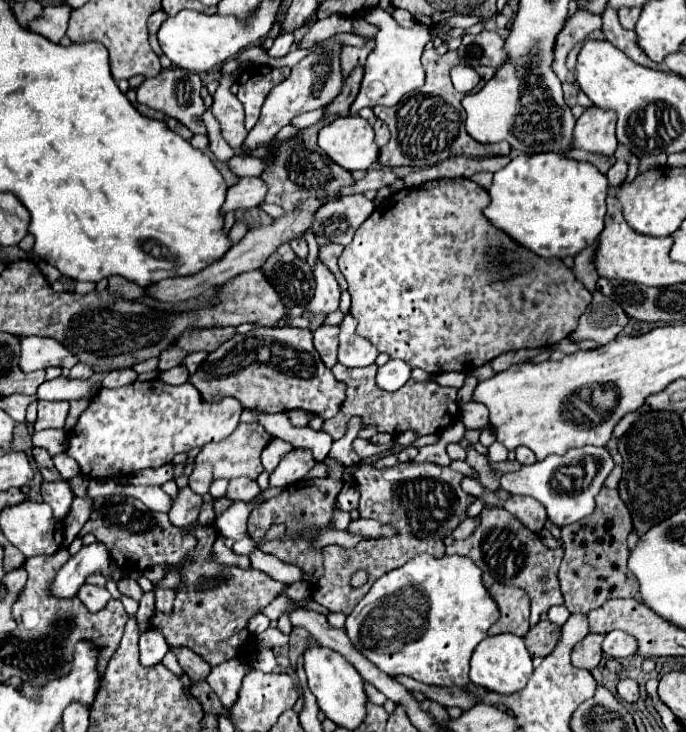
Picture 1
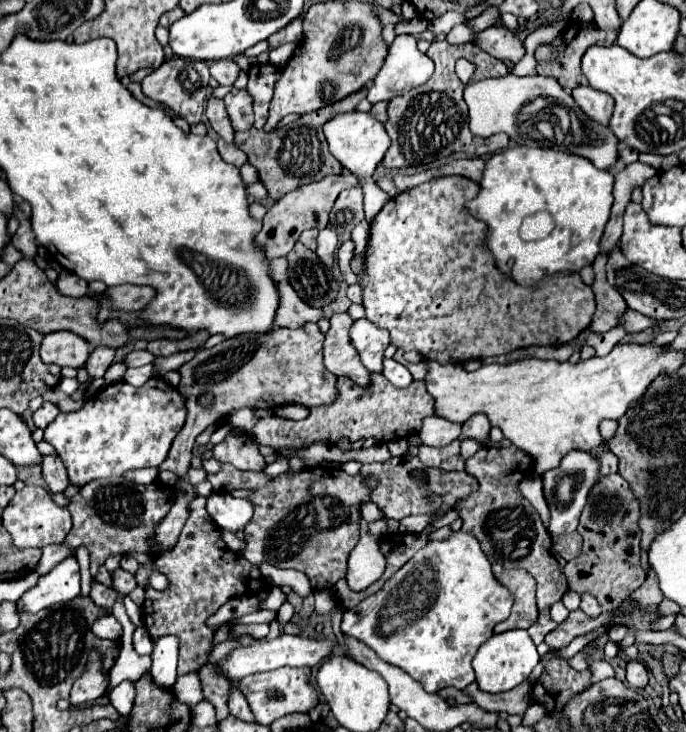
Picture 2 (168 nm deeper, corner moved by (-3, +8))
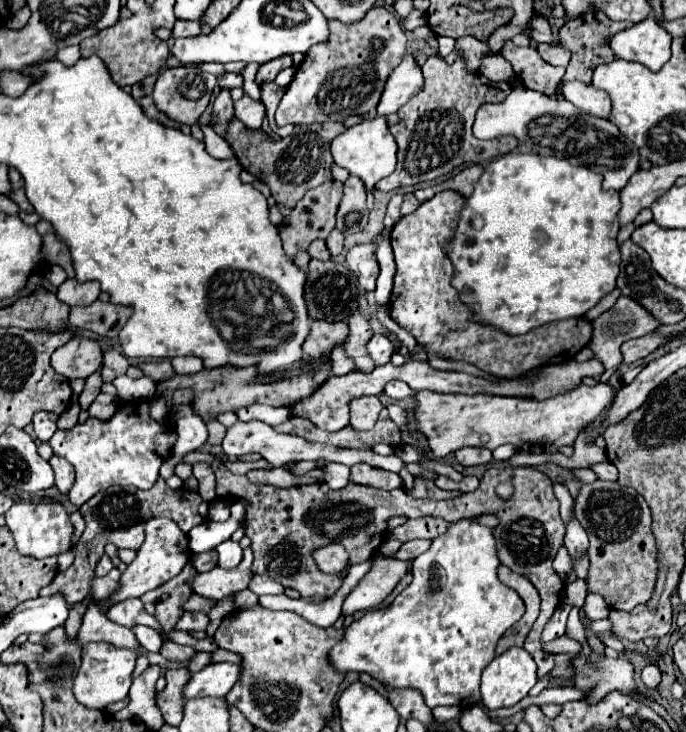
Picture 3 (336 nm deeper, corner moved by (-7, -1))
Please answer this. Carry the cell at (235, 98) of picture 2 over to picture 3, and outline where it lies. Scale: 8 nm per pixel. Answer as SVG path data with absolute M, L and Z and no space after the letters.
M247 94L235 102L235 118L241 120L249 130L259 130L263 122L263 104L251 100Z

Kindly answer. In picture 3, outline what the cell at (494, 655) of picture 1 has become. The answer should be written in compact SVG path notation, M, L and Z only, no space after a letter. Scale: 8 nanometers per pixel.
M509 648L495 656L481 674L481 700L489 710L513 706L537 682L537 664L525 648Z

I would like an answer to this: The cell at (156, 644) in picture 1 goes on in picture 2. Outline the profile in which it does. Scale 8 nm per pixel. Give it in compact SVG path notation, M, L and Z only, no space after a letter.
M159 637L153 641L153 665L151 665L151 677L159 687L173 687L177 679L177 637Z

